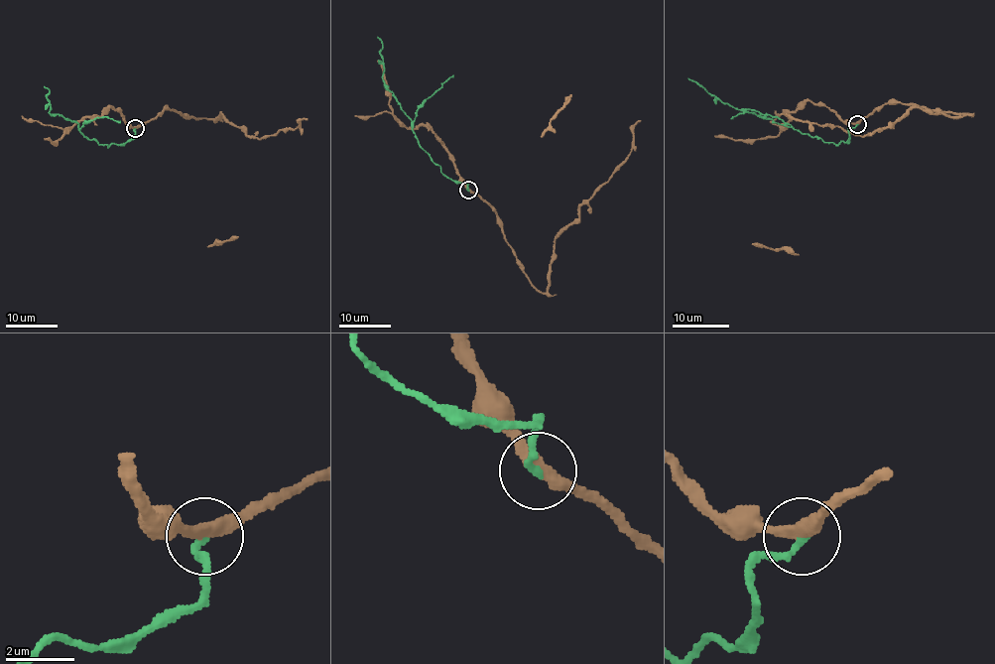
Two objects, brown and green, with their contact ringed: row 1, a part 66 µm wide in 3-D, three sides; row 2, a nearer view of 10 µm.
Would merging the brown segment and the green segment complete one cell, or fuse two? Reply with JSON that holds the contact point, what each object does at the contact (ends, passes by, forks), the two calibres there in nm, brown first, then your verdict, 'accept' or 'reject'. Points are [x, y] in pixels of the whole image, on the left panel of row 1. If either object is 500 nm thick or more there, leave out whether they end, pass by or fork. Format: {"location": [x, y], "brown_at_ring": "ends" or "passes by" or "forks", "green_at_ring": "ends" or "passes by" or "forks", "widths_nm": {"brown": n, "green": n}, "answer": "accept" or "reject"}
{"location": [135, 128], "brown_at_ring": "passes by", "green_at_ring": "ends", "widths_nm": {"brown": 400, "green": 200}, "answer": "reject"}

